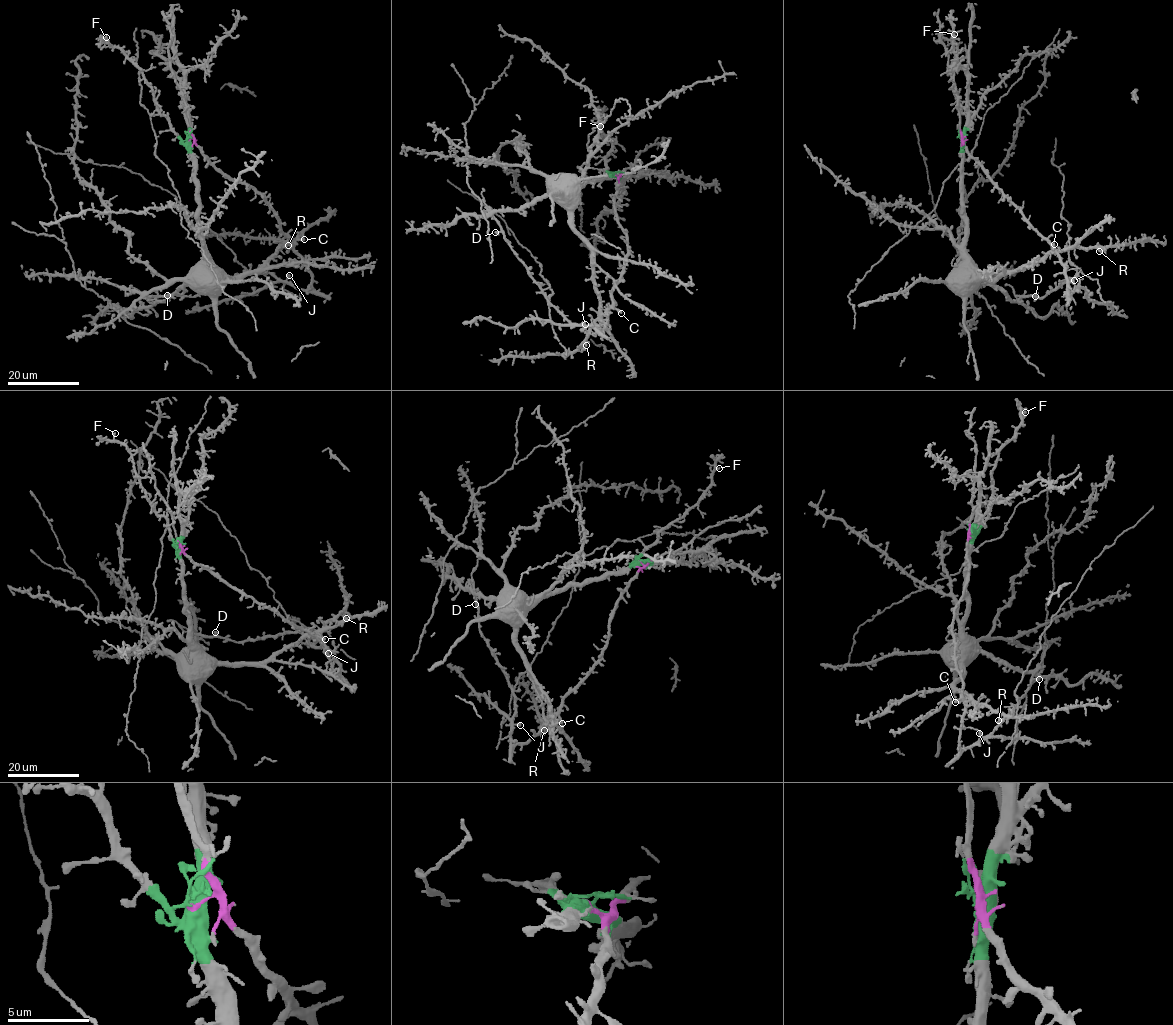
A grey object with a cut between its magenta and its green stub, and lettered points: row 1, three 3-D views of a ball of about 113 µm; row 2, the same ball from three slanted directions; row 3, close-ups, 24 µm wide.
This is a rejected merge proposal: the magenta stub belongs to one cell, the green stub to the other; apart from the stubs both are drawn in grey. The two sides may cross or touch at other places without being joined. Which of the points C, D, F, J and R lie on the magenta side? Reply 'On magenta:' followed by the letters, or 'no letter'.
On magenta: C, D, J

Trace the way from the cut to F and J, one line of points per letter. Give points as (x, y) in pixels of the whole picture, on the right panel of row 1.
F: (962, 139), (967, 119), (961, 112), (952, 78), (952, 66), (958, 49), (950, 38), (954, 33)
J: (962, 139), (992, 181), (1052, 245), (1063, 268), (1066, 295), (1072, 294), (1075, 288), (1074, 280)

